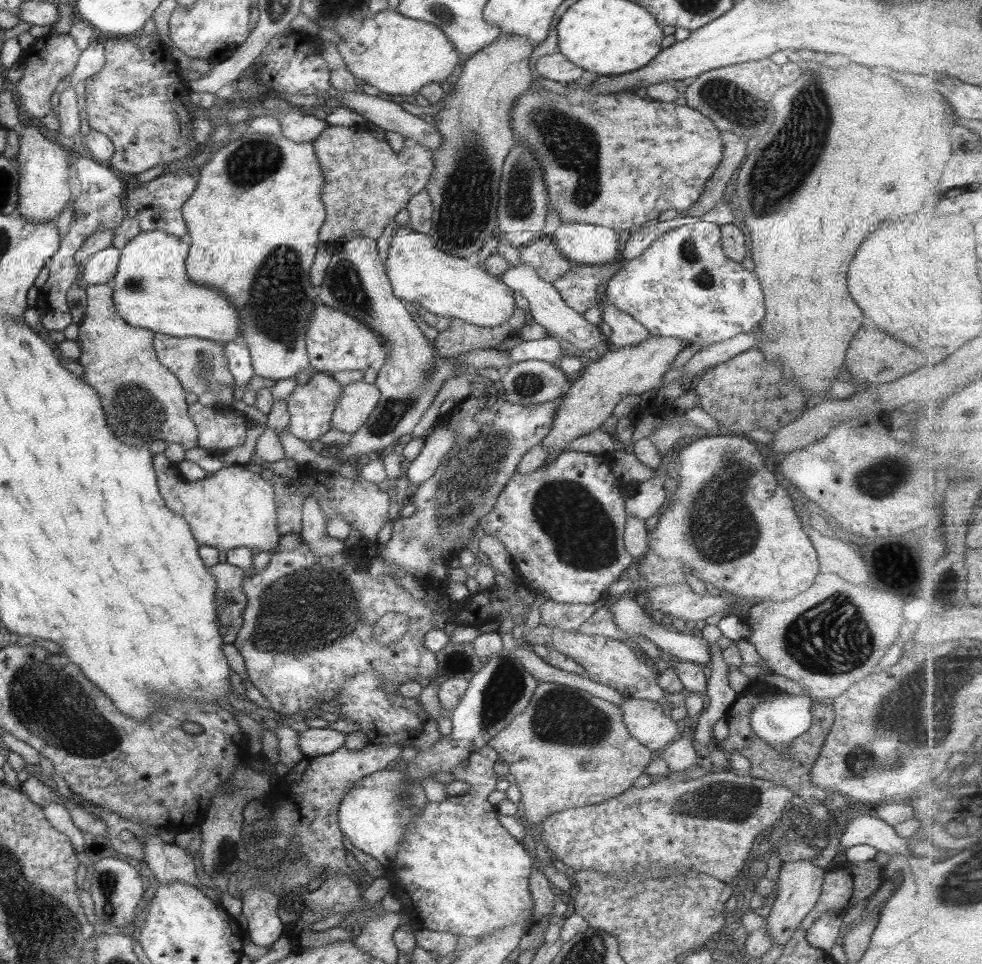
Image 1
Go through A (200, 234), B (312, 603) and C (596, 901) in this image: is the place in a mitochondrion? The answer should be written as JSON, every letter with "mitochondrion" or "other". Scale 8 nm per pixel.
{"A":"other","B":"mitochondrion","C":"other"}

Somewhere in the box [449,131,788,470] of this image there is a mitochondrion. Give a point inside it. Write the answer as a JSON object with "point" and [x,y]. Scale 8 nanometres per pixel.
{"point":[519,190]}

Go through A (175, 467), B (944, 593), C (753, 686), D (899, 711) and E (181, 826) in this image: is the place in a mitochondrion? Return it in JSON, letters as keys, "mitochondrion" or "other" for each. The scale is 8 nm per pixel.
{"A":"other","B":"mitochondrion","C":"other","D":"mitochondrion","E":"other"}

